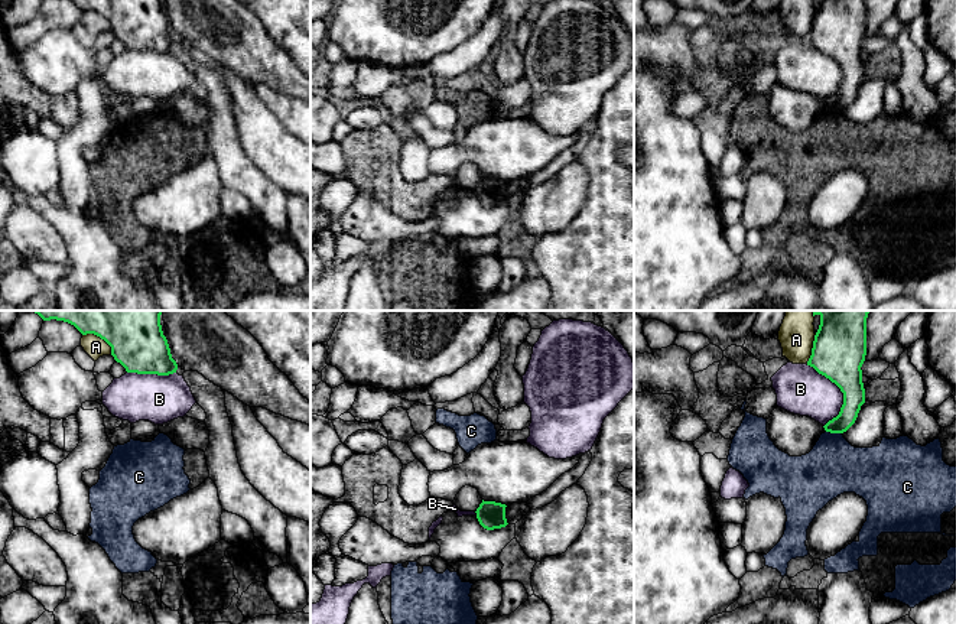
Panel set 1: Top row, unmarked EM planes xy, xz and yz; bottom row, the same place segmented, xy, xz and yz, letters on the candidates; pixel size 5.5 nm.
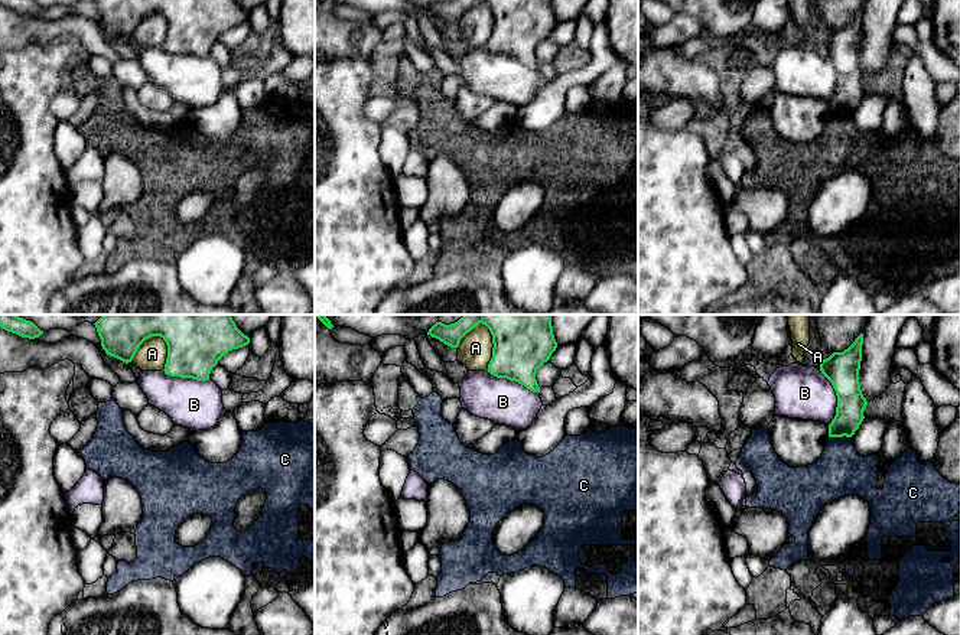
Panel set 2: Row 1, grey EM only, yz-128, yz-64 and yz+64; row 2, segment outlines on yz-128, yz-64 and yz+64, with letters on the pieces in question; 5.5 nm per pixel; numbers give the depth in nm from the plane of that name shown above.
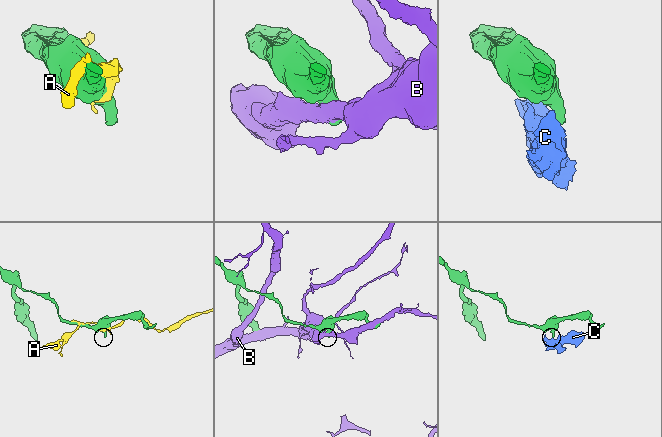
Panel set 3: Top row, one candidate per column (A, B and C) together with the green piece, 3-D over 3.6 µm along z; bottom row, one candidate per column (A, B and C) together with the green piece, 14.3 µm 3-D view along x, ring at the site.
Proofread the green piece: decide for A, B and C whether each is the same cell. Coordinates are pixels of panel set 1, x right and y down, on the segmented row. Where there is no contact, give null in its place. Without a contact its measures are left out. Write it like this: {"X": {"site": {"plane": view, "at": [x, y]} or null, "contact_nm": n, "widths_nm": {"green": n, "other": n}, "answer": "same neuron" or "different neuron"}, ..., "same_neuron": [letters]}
{"A": {"site": {"plane": "xy", "at": [100, 337]}, "contact_nm": 200, "widths_nm": {"green": 400, "other": 120}, "answer": "different neuron"}, "B": {"site": {"plane": "yz", "at": [841, 390]}, "contact_nm": 360, "widths_nm": {"green": 300, "other": 280}, "answer": "different neuron"}, "C": {"site": {"plane": "yz", "at": [833, 432]}, "contact_nm": 90, "widths_nm": {"green": 130, "other": 300}, "answer": "different neuron"}, "same_neuron": []}

